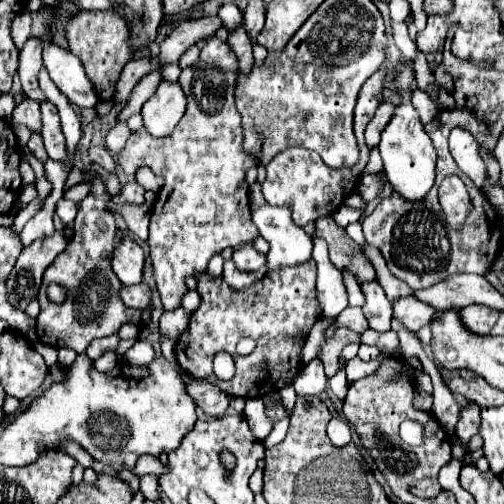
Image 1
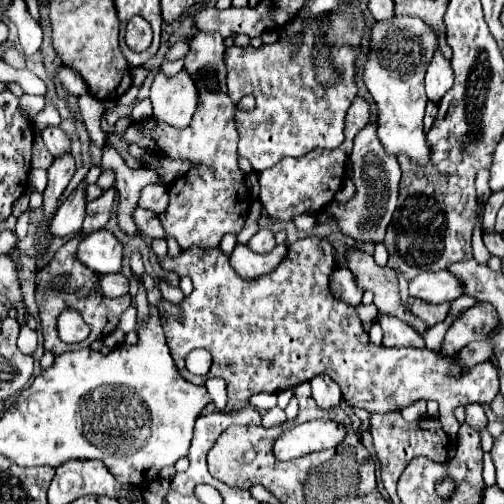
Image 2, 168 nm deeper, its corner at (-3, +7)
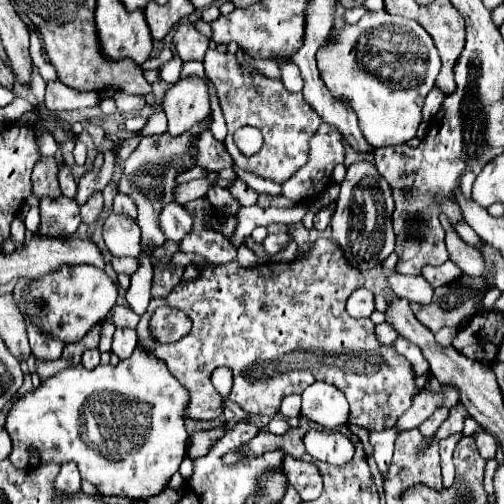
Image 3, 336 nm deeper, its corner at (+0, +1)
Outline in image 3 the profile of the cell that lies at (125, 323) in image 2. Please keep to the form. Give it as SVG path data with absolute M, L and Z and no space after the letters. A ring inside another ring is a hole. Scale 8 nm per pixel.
M114 306L112 308L112 314L114 314L114 324L118 326L118 328L124 328L124 326L128 326L128 328L134 328L136 324L138 324L138 314L134 314L128 306Z

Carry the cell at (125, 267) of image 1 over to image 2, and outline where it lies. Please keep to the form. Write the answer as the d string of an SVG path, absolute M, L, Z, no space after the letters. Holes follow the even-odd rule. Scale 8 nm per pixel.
M99 230L79 244L79 260L97 274L121 272L123 242L109 230Z

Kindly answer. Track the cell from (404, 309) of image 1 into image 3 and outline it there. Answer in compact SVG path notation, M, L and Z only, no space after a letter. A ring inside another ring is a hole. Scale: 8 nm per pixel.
M462 274L454 282L434 290L430 304L410 304L418 322L436 332L444 326L460 328L468 318L476 314L478 302L492 288L484 276Z

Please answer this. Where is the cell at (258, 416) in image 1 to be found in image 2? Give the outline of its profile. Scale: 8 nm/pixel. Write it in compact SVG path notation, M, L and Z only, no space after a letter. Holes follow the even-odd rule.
M271 408L263 414L263 428L273 428L273 426L281 426L287 420L285 412L281 408Z

